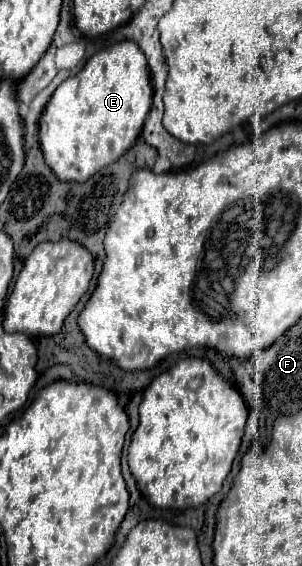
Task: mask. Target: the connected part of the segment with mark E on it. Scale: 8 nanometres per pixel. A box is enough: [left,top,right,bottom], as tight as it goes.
[39,40,151,182]

